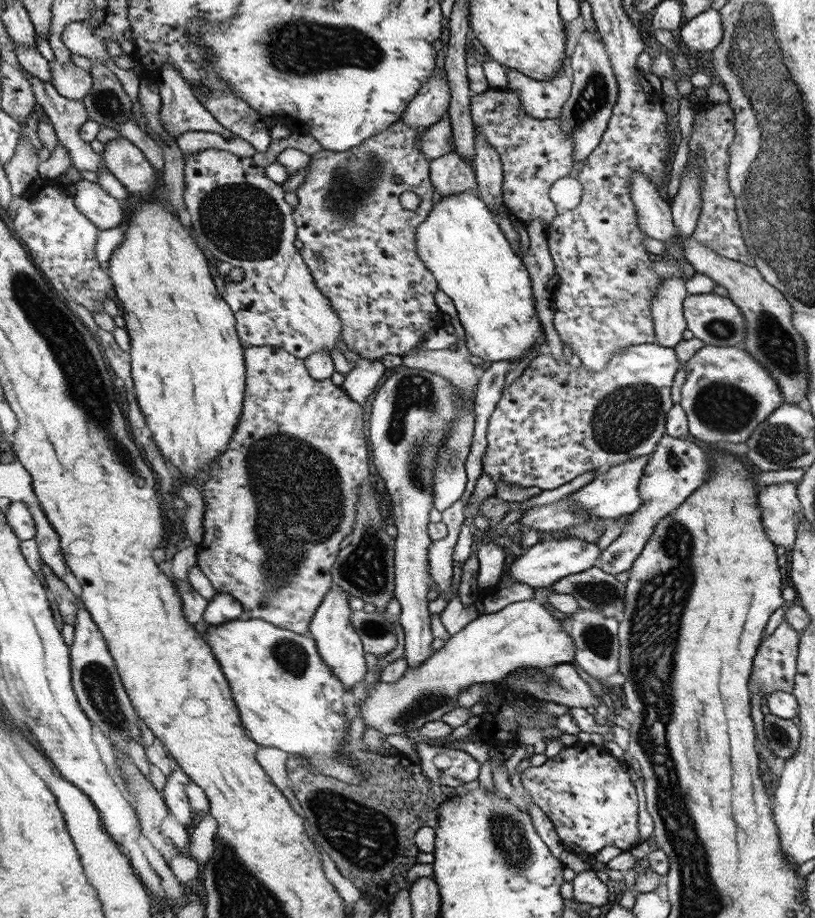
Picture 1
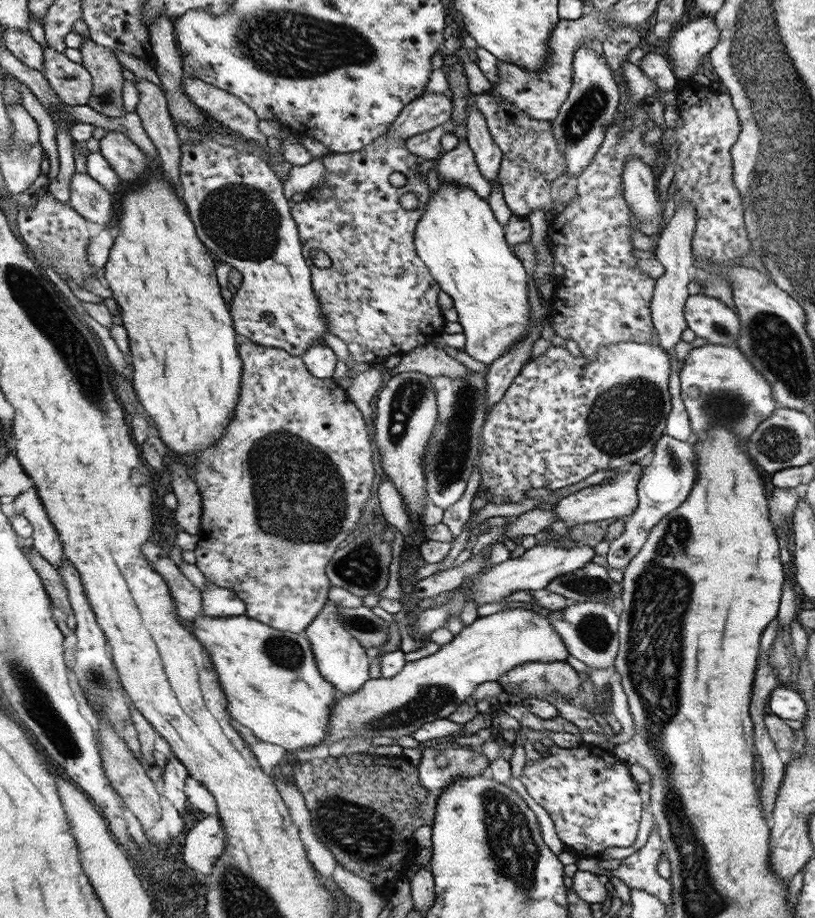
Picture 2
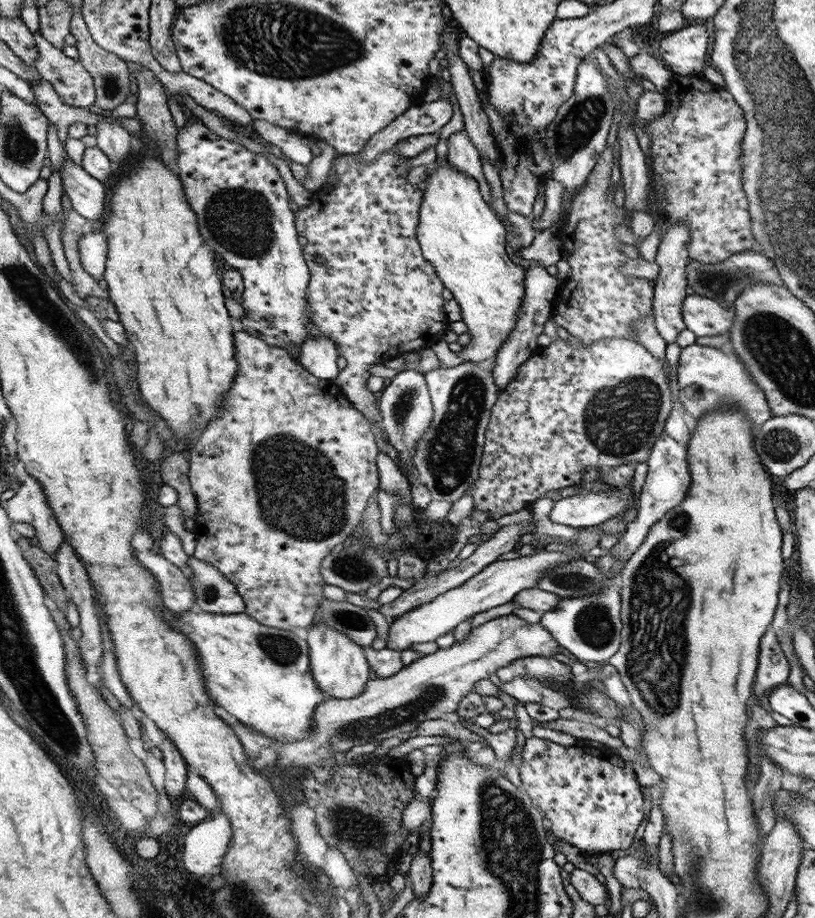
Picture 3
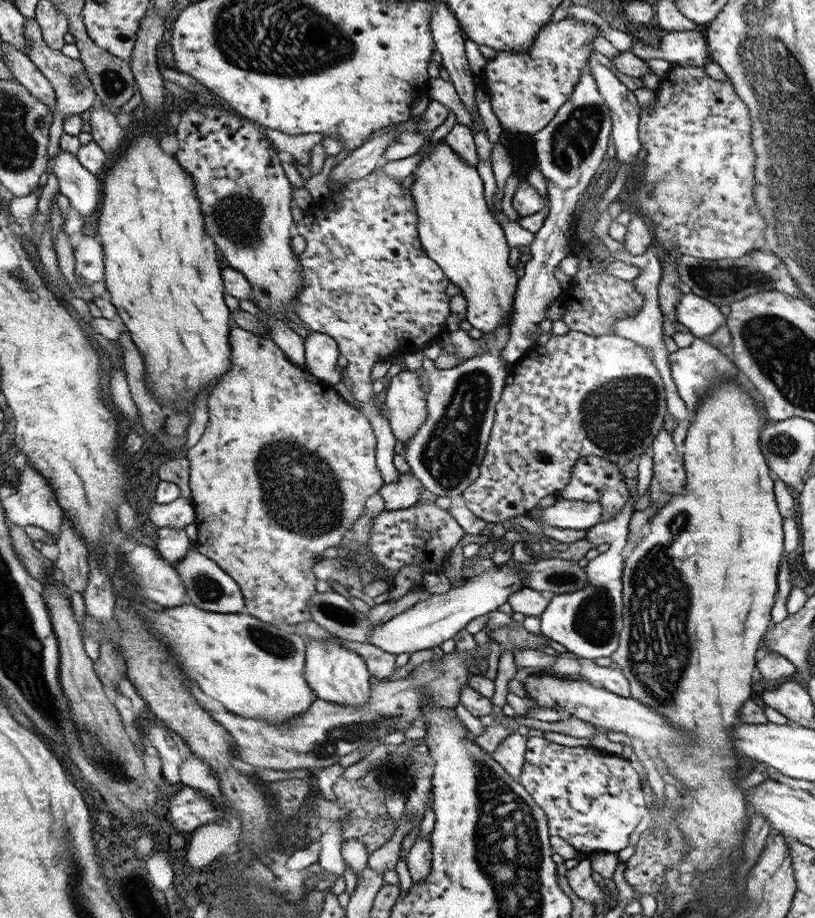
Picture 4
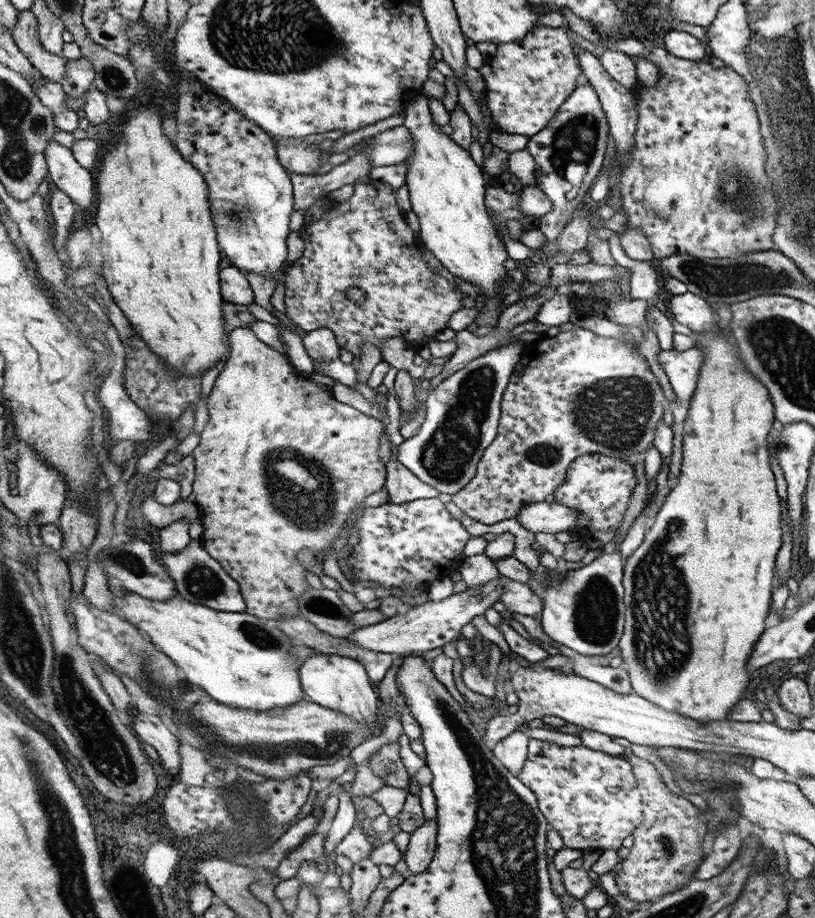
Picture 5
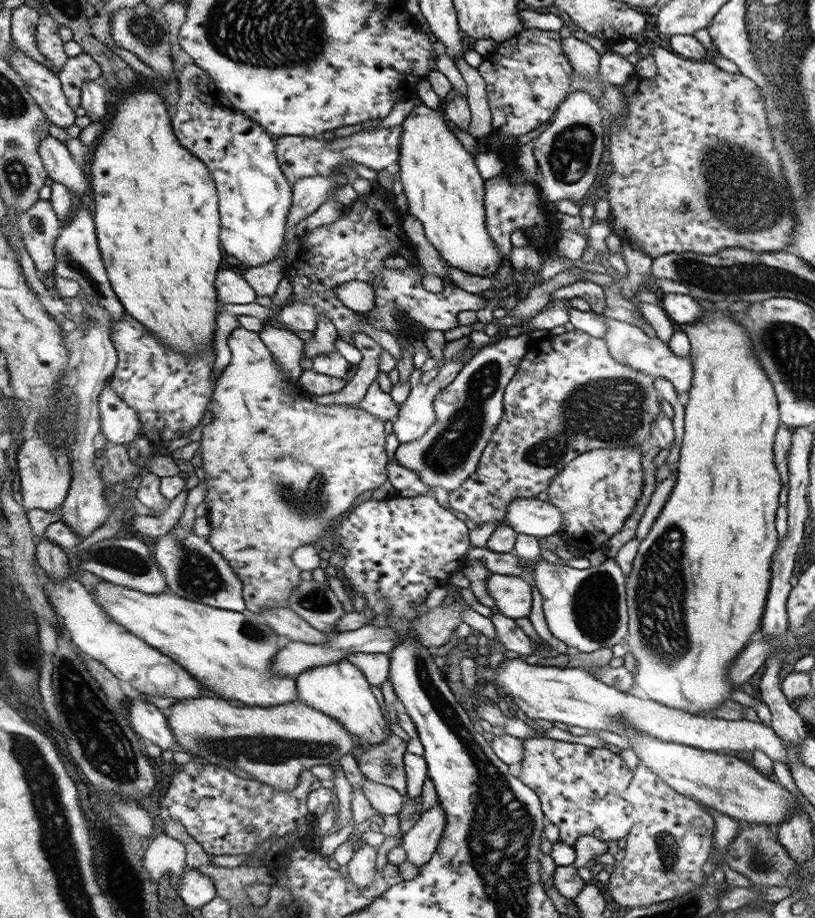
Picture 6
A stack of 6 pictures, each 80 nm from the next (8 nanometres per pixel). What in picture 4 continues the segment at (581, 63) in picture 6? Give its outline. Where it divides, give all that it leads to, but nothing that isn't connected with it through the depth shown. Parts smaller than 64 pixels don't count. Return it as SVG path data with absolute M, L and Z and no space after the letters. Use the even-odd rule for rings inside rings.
M592 60L587 70L594 74L599 93L603 95L603 99L611 110L614 123L612 142L616 149L616 157L622 162L634 164L638 151L641 149L639 102L635 94L605 65Z

